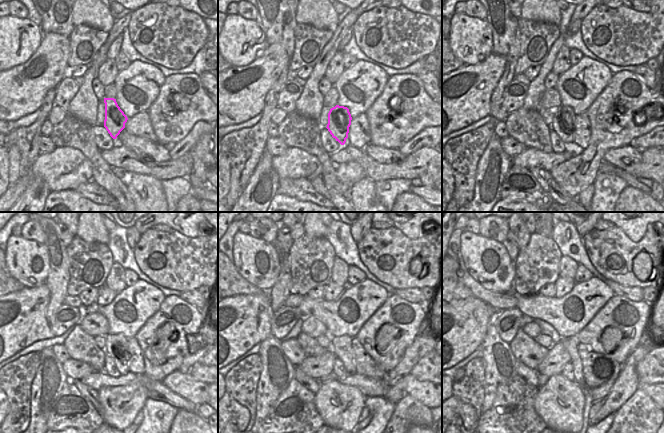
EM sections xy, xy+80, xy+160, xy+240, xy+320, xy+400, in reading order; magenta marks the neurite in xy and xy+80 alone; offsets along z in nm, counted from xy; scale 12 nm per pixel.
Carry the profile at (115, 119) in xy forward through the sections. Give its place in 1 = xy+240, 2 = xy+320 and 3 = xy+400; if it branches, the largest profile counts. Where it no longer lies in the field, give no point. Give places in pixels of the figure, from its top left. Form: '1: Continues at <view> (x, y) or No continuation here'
1: Continues at xy+240 (116, 347)
2: Continues at xy+320 (341, 346)
3: Continues at xy+400 (570, 344)

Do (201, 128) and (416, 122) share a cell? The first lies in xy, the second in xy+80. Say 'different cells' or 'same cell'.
different cells

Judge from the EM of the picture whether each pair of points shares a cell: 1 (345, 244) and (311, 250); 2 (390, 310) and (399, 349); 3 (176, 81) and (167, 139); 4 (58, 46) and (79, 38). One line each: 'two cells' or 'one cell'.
1: two cells
2: one cell
3: one cell
4: two cells

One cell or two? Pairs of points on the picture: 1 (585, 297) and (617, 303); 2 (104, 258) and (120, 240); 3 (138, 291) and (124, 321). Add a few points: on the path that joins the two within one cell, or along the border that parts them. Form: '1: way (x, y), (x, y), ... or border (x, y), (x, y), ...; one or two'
1: border (615, 294), (591, 318); two
2: border (107, 245), (114, 261); two
3: way (138, 298), (138, 301), (126, 314); one

